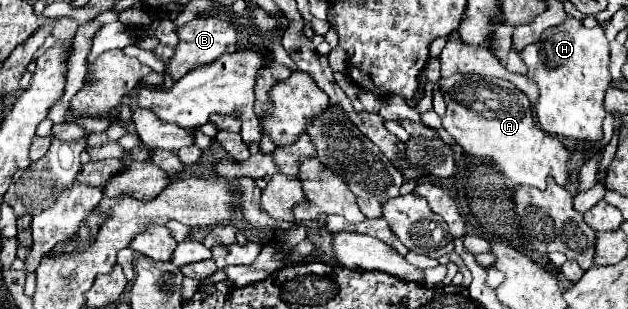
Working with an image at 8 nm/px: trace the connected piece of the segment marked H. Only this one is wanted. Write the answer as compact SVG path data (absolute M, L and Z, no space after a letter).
M566 17L562 25L550 27L544 37L522 51L528 65L528 77L538 83L540 101L536 105L536 119L546 133L568 139L602 139L602 121L606 111L602 107L604 91L612 83L610 77L610 45L600 25L588 29L578 19Z

